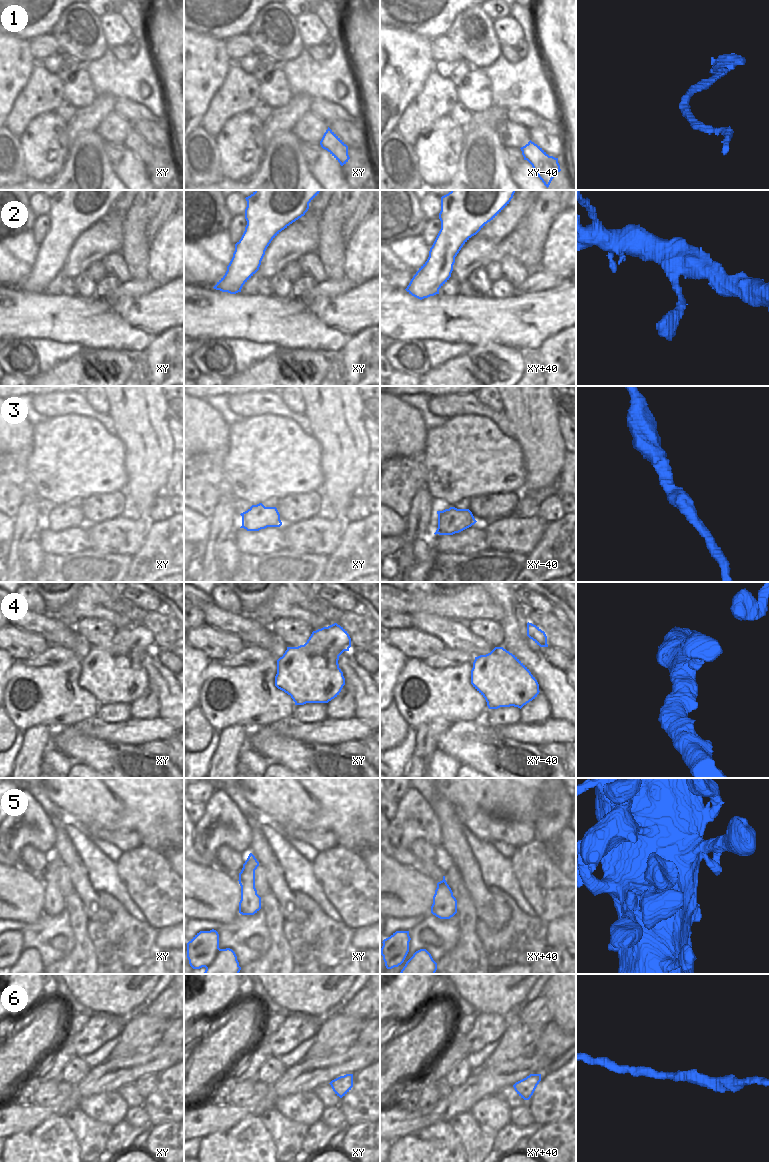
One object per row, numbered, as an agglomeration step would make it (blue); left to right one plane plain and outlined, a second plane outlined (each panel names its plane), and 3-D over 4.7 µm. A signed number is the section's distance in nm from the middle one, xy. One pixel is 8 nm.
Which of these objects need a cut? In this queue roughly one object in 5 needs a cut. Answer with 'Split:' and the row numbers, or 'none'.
Split: none

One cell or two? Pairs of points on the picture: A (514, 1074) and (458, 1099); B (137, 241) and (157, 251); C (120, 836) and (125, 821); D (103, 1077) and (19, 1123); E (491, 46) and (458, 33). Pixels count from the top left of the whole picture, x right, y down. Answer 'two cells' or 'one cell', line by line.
A: one cell
B: two cells
C: two cells
D: one cell
E: one cell

